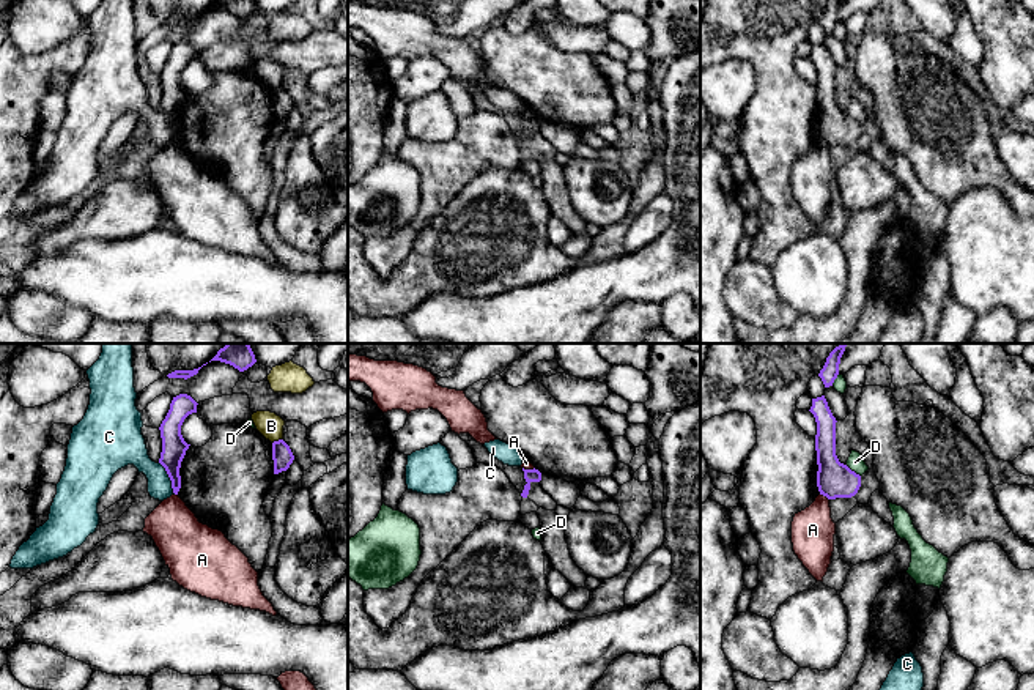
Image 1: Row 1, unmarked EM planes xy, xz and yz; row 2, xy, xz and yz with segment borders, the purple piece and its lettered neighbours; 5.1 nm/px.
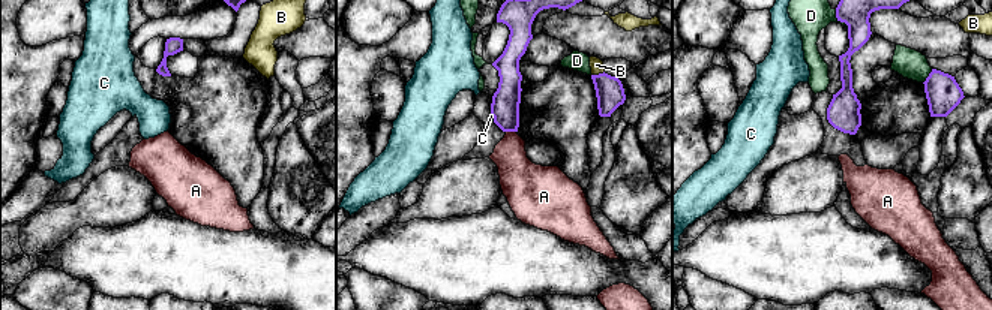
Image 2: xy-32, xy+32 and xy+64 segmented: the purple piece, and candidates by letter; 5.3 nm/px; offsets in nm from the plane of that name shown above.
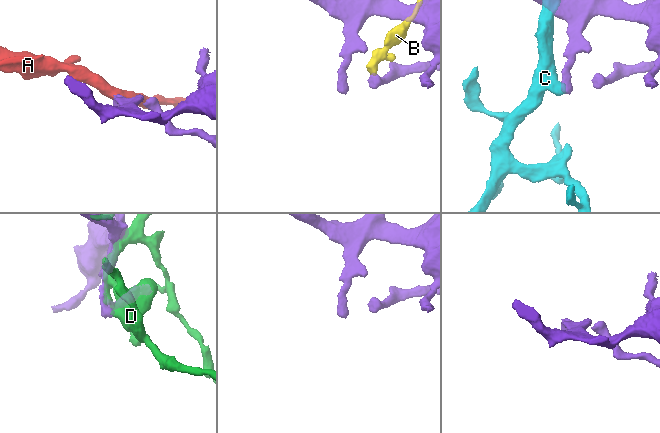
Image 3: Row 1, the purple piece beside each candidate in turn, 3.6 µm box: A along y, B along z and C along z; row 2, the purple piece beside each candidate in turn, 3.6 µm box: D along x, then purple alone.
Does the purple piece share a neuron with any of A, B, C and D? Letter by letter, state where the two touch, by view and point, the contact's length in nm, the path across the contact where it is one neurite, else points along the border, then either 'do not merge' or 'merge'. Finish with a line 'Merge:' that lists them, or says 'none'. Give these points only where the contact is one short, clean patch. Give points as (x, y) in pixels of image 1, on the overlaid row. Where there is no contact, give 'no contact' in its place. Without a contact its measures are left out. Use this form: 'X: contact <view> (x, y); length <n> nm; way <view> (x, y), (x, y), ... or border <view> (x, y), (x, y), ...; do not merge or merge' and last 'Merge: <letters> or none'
A: contact yz (825, 495); length 60 nm; border yz (820, 493), (828, 500); do not merge
B: contact xy (279, 440); length 60 nm; do not merge
C: contact xy (169, 476); length 190 nm; do not merge
D: contact yz (853, 471); length 100 nm; do not merge
Merge: none

